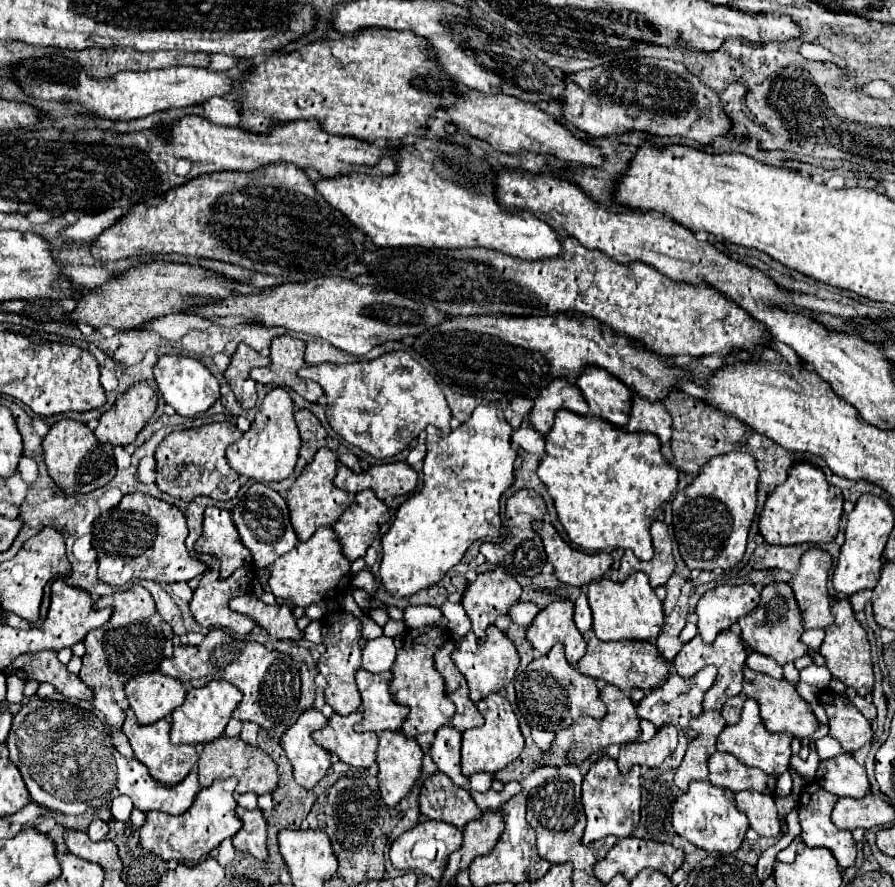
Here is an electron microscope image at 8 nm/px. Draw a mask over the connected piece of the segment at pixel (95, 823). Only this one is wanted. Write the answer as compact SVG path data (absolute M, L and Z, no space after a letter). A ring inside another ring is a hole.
M92 820L92 824L88 826L88 836L92 840L104 840L108 834L108 824L104 820Z

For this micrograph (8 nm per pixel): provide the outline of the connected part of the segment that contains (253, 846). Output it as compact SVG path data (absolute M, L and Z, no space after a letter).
M244 810L240 820L244 822L242 830L232 838L232 844L240 852L252 854L256 860L266 860L266 820L260 810Z

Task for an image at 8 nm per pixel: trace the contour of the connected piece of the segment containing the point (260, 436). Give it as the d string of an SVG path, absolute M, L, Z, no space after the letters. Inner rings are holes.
M274 388L272 392L266 394L250 430L238 442L228 446L226 458L228 464L238 474L244 474L258 482L272 482L272 480L280 482L294 472L300 446L302 438L294 420L294 402L286 388Z

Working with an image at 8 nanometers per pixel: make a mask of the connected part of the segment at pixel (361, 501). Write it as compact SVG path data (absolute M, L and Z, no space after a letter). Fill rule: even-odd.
M372 490L356 494L352 506L332 526L342 546L342 554L350 562L364 556L366 548L372 544L386 520L390 520L390 512L386 504L376 494L372 494Z

